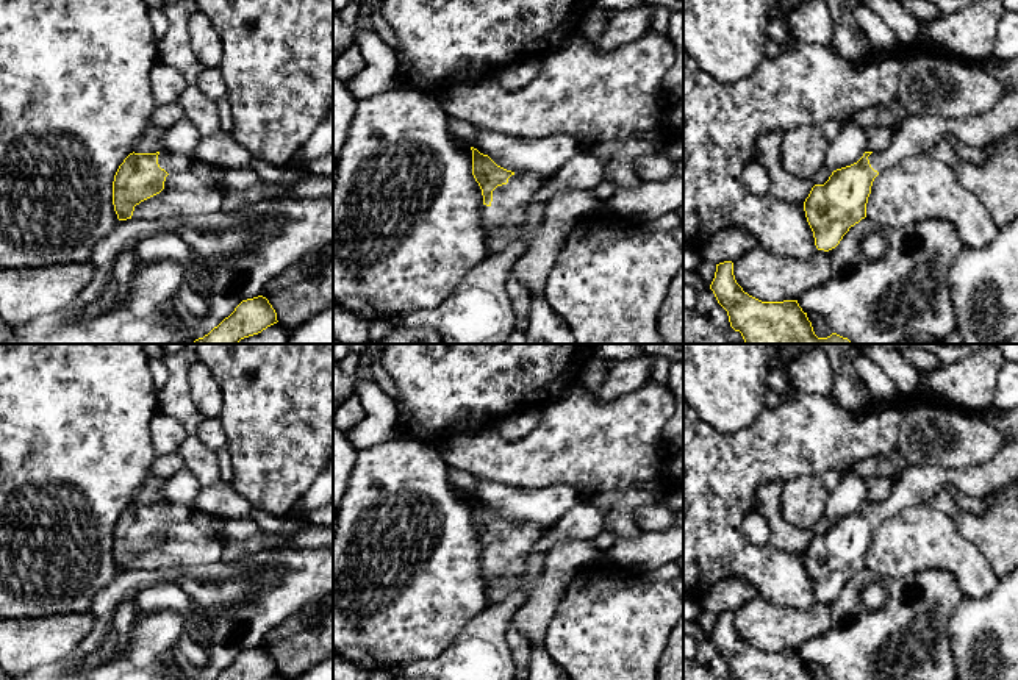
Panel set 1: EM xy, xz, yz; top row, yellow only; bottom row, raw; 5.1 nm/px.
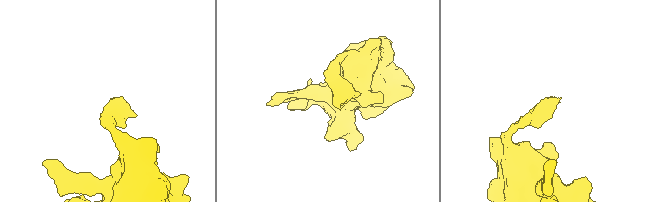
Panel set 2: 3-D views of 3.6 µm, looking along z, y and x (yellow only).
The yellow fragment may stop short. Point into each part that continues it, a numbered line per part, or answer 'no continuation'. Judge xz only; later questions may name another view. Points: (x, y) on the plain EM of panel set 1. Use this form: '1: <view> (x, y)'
1: xz (521, 538)

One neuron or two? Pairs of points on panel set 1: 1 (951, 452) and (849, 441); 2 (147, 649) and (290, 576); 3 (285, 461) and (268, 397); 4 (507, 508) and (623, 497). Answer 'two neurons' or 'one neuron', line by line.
1: two neurons
2: one neuron
3: one neuron
4: two neurons

